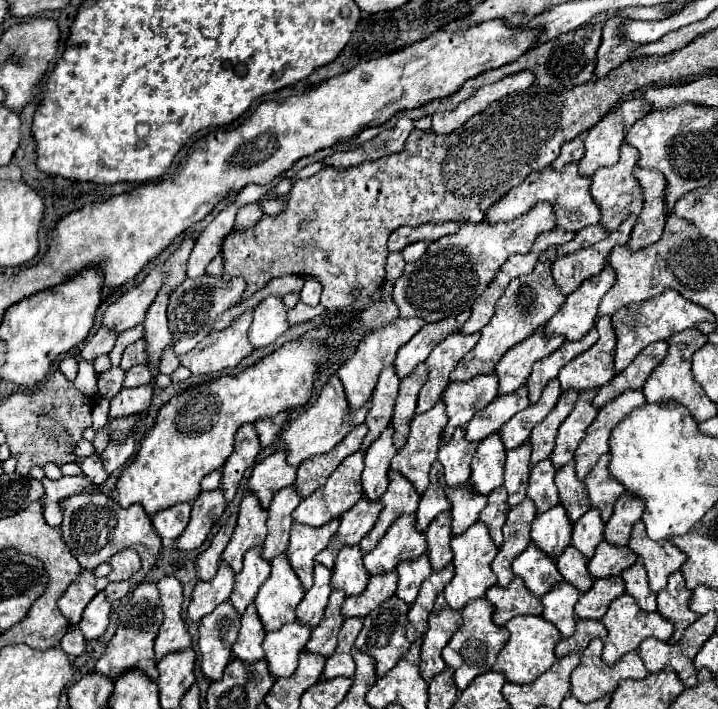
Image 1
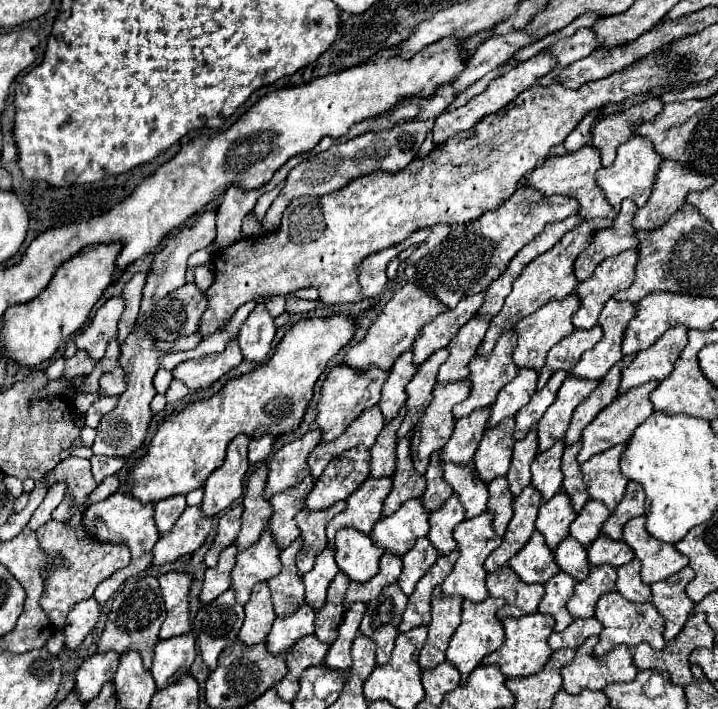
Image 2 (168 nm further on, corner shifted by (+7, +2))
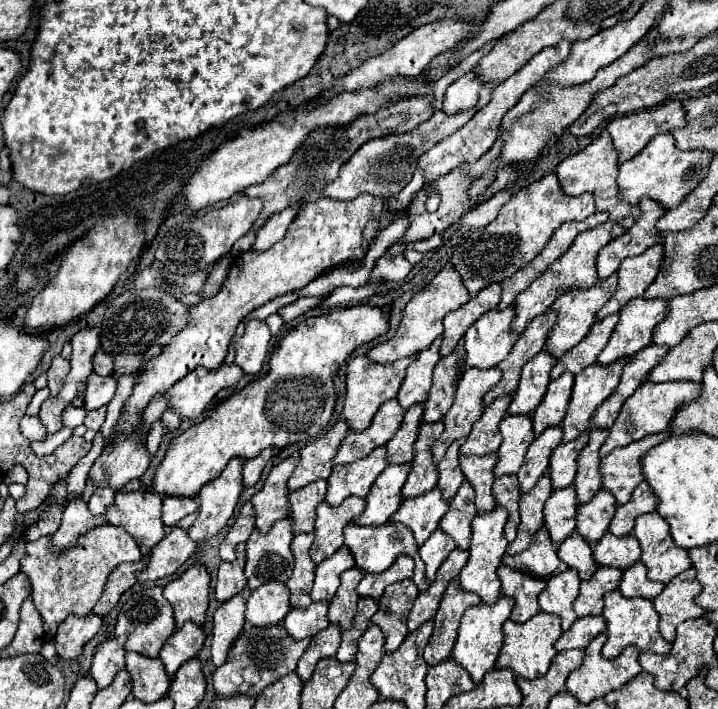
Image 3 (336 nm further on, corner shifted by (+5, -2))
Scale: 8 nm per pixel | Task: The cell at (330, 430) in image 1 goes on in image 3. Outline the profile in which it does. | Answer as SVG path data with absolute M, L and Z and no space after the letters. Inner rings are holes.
M357 356L347 362L347 392L345 392L345 404L343 404L341 418L347 420L349 432L367 430L371 424L371 418L375 416L379 406L397 396L409 362L411 362L411 358L403 358L393 364L379 364L379 362L369 360L367 356Z

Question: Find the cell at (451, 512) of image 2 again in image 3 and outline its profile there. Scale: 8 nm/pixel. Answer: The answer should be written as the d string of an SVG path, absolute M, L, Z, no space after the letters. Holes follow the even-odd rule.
M463 482L455 498L449 500L449 510L441 518L439 530L451 536L457 548L467 550L469 538L471 538L471 522L475 516L477 516L477 510L473 506L473 488L467 482Z

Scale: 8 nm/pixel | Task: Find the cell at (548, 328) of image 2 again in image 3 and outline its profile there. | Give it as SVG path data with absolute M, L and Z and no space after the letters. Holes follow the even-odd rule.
M617 274L609 276L605 282L597 282L589 290L571 290L571 292L561 294L553 302L553 306L549 306L549 312L557 312L557 320L555 320L555 326L551 328L551 332L549 332L549 336L545 340L543 350L547 354L551 354L553 358L561 358L569 348L579 344L587 336L591 324L595 322L595 312L613 296L615 284L617 284Z

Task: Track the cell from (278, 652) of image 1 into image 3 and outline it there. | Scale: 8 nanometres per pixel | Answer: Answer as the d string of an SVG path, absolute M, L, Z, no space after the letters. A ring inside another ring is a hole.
M313 602L305 610L291 610L283 620L283 628L293 640L311 638L329 626L327 606L329 606L327 602L319 602L319 604Z

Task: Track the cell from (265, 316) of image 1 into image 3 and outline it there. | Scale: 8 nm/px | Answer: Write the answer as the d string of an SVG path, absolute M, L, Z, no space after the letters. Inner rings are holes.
M249 320L245 334L235 344L235 364L243 368L245 374L259 374L269 352L271 332L265 320Z

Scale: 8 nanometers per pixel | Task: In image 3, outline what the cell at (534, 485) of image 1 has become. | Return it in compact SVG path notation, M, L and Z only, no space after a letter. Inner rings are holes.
M583 432L575 440L555 448L551 462L549 462L549 472L547 472L549 478L551 478L553 490L561 490L561 488L573 484L573 478L575 478L575 472L577 472L575 458L577 458L579 450L585 446L587 438L589 438L589 434Z

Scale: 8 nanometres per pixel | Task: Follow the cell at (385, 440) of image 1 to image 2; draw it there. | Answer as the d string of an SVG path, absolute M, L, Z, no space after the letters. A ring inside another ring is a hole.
M407 406L401 408L399 416L385 424L381 434L377 436L377 442L371 448L371 476L393 476L395 472L395 446L397 446L397 430L407 414Z

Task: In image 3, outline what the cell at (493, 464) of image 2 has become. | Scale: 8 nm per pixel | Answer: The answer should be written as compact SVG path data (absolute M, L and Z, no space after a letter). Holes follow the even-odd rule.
M505 416L499 424L501 432L501 446L497 450L497 464L493 468L495 478L501 478L505 474L517 474L519 466L523 464L523 456L527 446L533 442L533 424L529 416Z

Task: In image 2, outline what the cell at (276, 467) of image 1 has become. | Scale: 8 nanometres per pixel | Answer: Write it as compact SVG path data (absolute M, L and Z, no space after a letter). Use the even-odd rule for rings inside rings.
M315 428L301 436L299 440L293 440L285 444L281 450L277 450L277 454L269 460L269 480L265 486L265 498L271 498L273 494L279 494L287 488L293 488L305 476L311 474L307 458L317 448L319 442L321 430Z

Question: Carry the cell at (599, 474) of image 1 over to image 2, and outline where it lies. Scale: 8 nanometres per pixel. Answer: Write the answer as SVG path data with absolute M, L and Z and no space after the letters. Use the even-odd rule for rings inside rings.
M625 444L613 446L593 456L581 466L589 496L593 500L601 500L609 512L613 512L615 506L621 502L625 486L629 482L619 470L619 460L623 456L623 450L625 450Z

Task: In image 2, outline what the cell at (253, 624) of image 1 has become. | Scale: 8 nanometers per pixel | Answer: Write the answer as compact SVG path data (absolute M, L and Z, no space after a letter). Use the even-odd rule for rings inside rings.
M265 582L257 584L251 592L251 600L245 604L245 622L239 630L239 640L247 646L263 642L275 618L269 586Z

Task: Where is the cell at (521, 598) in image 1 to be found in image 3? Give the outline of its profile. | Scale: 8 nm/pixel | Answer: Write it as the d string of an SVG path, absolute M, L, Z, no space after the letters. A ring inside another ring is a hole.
M505 564L497 568L497 578L501 580L501 594L515 600L515 606L511 612L513 622L525 622L541 610L537 604L537 596L547 586L545 580L533 578L529 574L521 574Z

